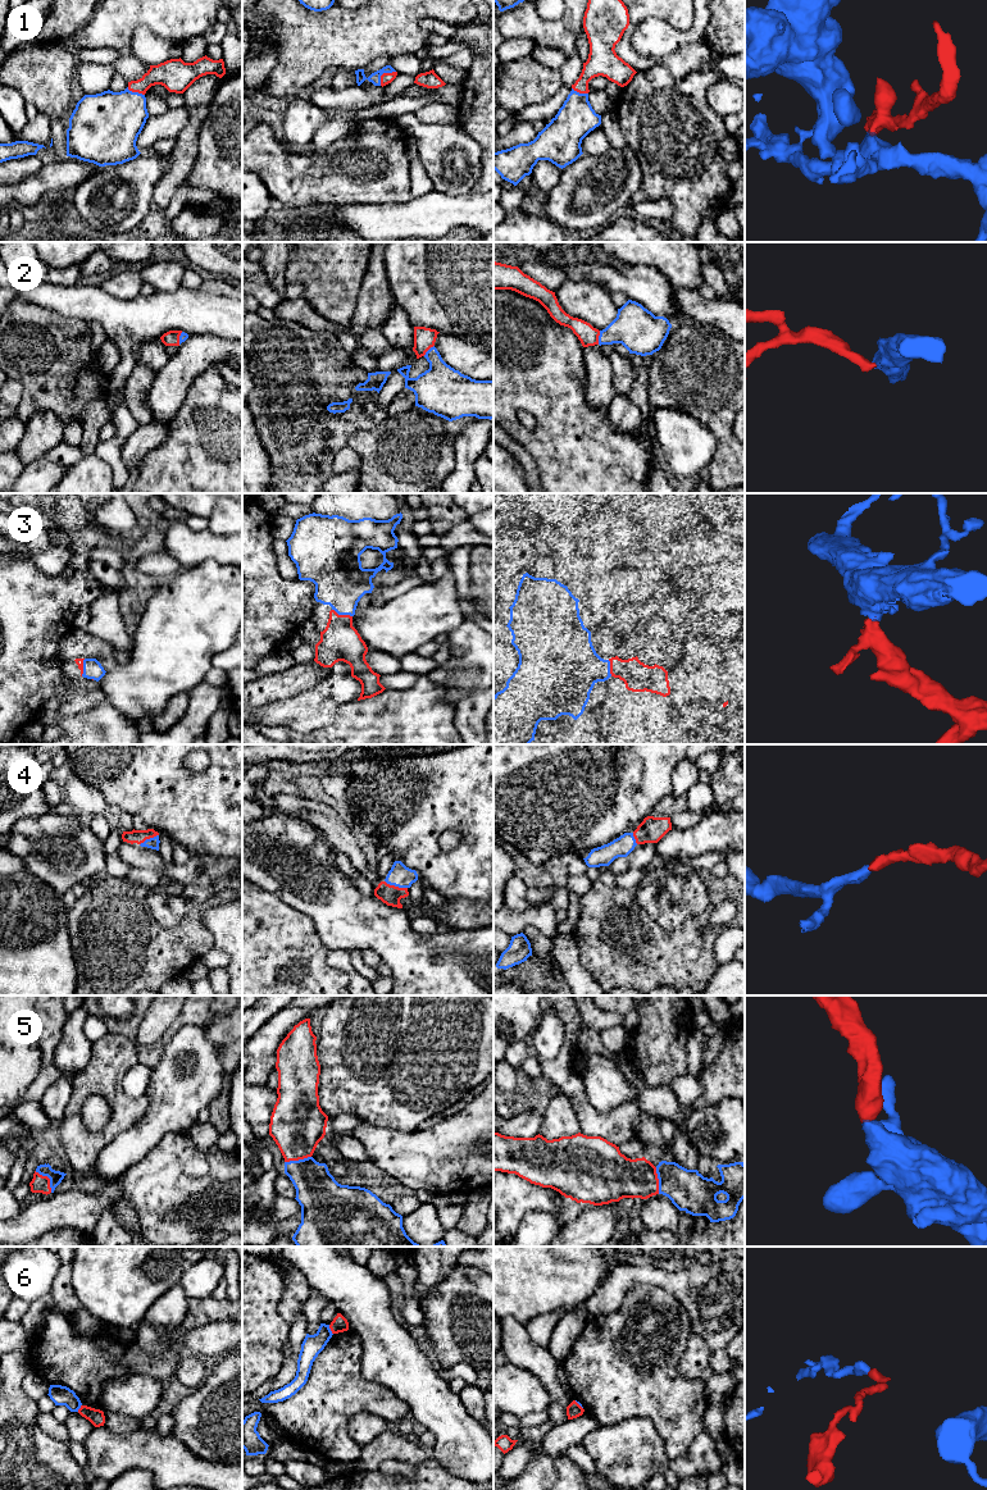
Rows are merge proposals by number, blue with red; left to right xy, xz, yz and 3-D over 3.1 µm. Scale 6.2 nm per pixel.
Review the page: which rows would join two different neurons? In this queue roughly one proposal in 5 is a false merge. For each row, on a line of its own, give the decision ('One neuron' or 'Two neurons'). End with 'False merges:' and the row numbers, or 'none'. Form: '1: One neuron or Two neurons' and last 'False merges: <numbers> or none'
1: One neuron
2: One neuron
3: One neuron
4: One neuron
5: One neuron
6: Two neurons
False merges: 6

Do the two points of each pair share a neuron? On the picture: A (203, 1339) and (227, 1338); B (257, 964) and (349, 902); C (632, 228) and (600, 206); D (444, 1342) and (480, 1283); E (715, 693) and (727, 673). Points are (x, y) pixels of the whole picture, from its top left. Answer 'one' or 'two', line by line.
A: one
B: two
C: two
D: one
E: two

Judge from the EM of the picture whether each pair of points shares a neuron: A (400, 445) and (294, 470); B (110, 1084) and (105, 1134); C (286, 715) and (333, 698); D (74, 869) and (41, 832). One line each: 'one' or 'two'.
A: two
B: one
C: one
D: one

